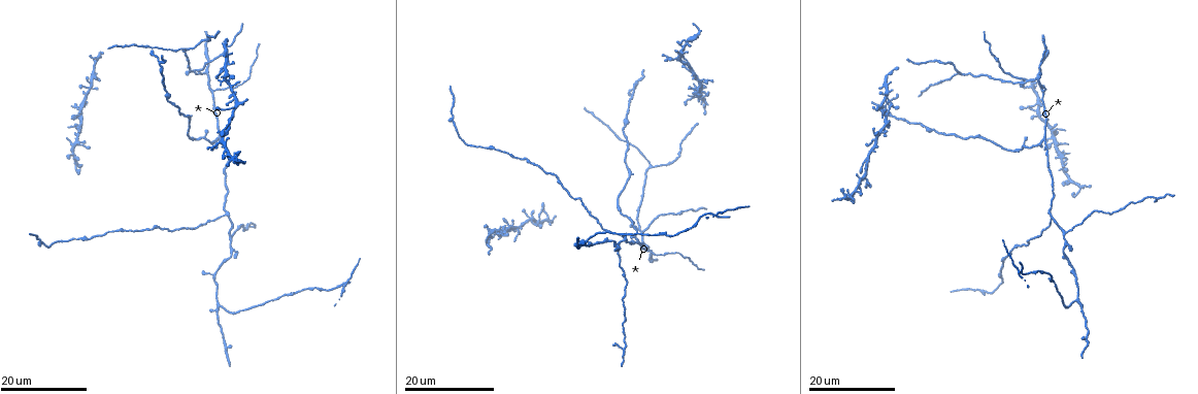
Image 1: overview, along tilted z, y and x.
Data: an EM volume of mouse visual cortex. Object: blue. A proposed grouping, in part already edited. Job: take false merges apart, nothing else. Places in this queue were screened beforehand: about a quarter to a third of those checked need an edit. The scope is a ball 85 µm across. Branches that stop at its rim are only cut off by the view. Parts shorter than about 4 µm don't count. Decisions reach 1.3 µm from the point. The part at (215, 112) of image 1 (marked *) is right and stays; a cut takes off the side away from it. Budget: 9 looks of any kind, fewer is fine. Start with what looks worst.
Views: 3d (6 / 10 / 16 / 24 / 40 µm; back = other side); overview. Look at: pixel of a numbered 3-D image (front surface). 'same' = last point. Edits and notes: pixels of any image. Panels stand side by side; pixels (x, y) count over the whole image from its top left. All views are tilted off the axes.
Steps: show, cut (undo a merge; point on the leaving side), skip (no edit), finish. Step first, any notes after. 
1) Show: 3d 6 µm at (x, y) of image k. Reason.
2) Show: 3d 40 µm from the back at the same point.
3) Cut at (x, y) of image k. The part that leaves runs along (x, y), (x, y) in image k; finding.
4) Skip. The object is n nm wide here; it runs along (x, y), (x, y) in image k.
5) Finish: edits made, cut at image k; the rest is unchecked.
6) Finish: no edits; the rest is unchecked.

Show: 3d 16 µm at (1076, 301) of image 1. Three-way junction.

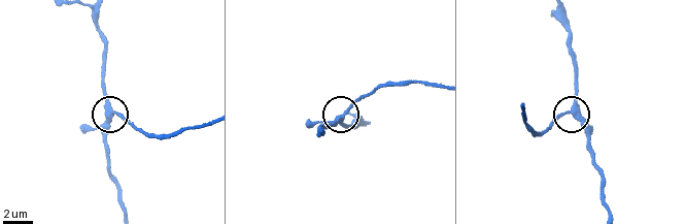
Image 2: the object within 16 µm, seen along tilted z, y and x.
Show: 3d 6 µm at (114, 111) of image 2.

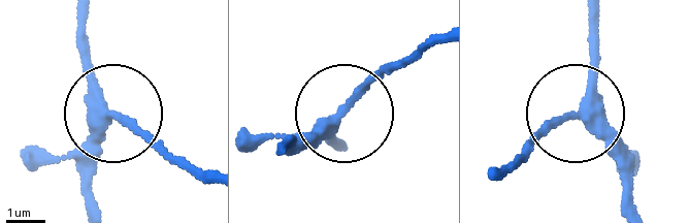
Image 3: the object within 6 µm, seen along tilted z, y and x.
Skip. It runs along (590, 18), (582, 109), (626, 188) in image 3; continuous, no second neuron.

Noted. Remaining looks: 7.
Show: 3d 24 µm at (1066, 231) of image 1. Arms part here.

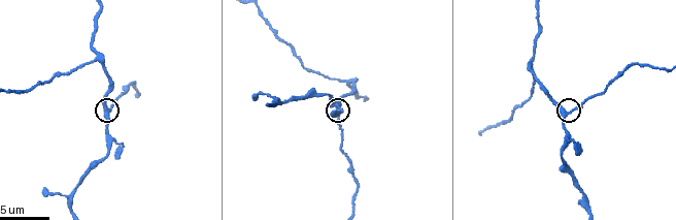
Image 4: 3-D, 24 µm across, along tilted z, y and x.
Show: 3d 10 µm at (106, 113) of image 4.

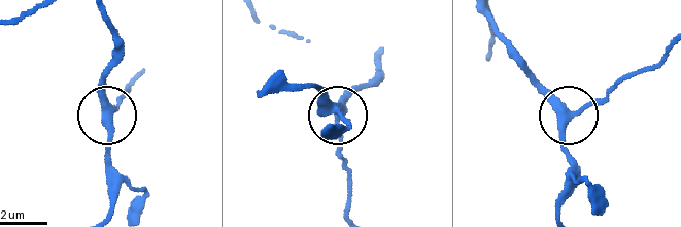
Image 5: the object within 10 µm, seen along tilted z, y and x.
Skip. 3 arms meet here; it runs along (105, 21), (113, 54), (105, 88), (109, 117), (125, 89) in image 5; continuous, no second neuron.

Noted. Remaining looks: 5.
Show: 3d 16 µm at (234, 107) of image 1. Side arm on a straight run.

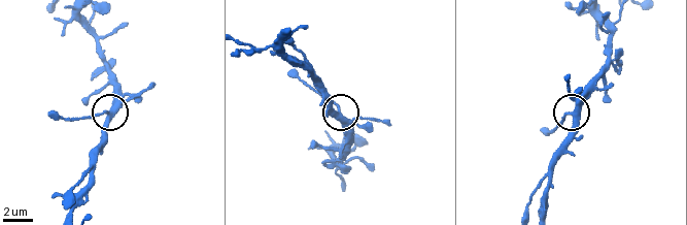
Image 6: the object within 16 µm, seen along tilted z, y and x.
Show: 3d 10 µm at (574, 116) of image 6.

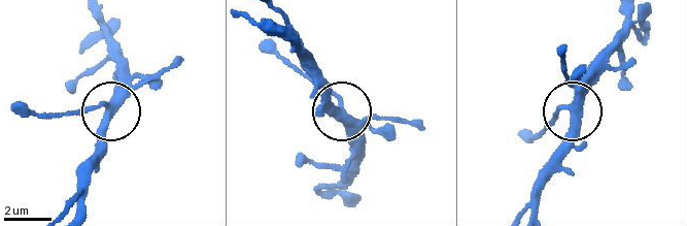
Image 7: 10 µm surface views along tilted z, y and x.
Skip. The object is 330 nm wide here; it runs along (623, 15), (619, 42), (602, 58), (582, 99), (536, 130) in image 7; continuous, no second neuron.

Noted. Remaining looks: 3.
Show: 3d 24 µm at (211, 90) of image 1. Three arms meet.

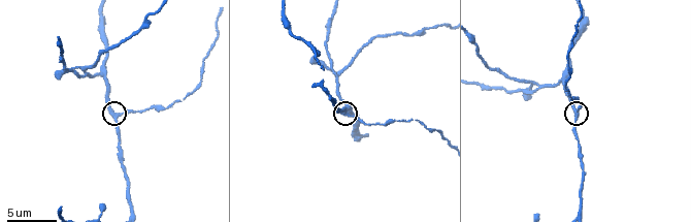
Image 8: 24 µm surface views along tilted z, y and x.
Show: 3d 6 µm at (577, 113) of image 8.

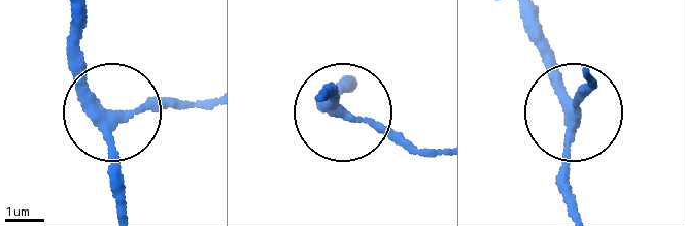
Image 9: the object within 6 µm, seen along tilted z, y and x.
Skip. It runs along (128, 210), (111, 117), (205, 107) in image 9; one neuron here.

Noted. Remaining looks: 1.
Finish: no edits; the rest is unchecked.

